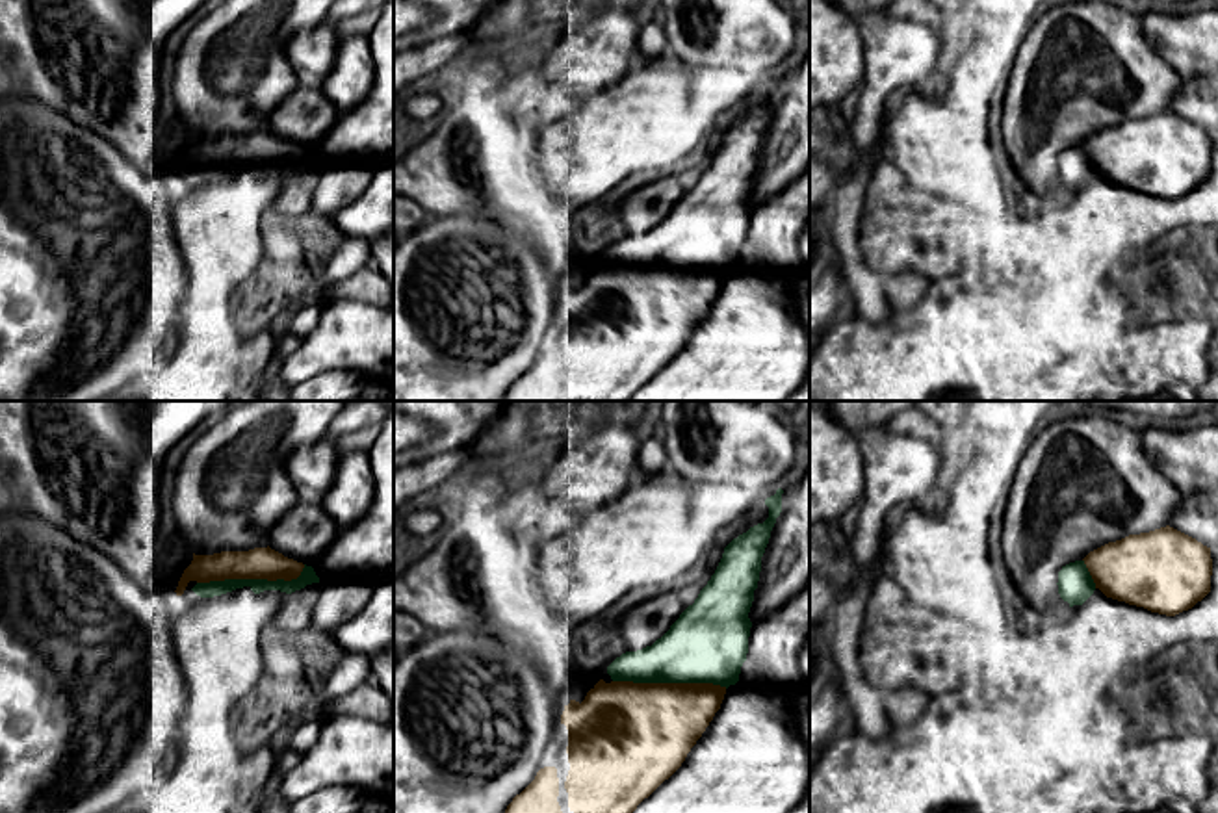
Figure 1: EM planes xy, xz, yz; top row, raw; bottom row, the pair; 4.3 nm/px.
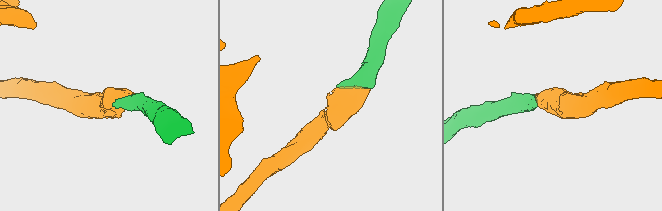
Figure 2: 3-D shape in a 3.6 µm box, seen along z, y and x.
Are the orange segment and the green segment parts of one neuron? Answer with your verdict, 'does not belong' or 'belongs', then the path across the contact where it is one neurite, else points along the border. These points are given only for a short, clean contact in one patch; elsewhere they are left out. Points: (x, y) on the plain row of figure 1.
belongs | across xy (262, 147), (253, 162), (290, 164), (307, 160)

